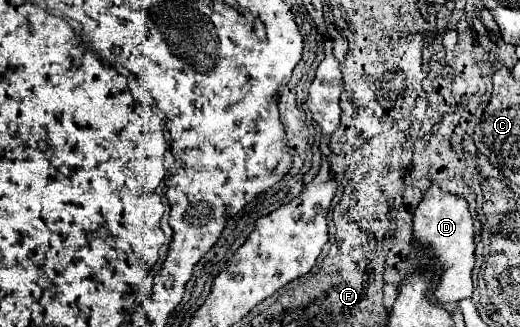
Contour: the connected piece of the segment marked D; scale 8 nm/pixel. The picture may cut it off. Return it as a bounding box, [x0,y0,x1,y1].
[414,184,474,304]

